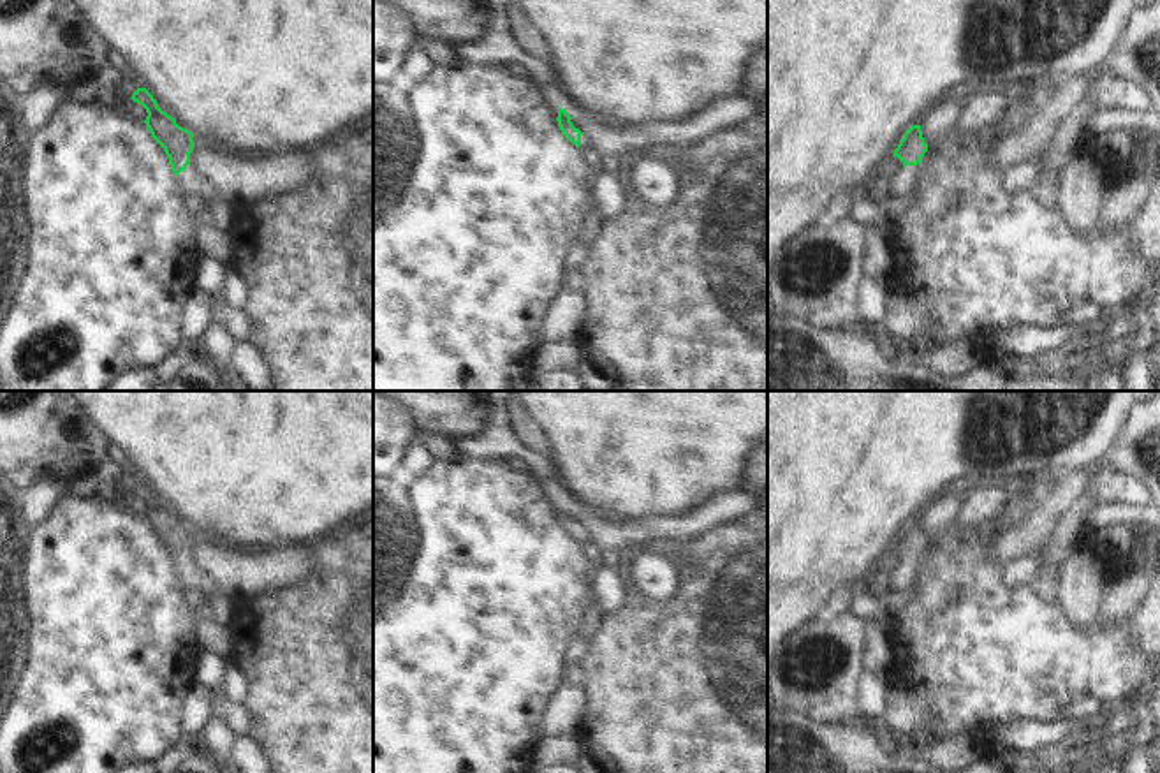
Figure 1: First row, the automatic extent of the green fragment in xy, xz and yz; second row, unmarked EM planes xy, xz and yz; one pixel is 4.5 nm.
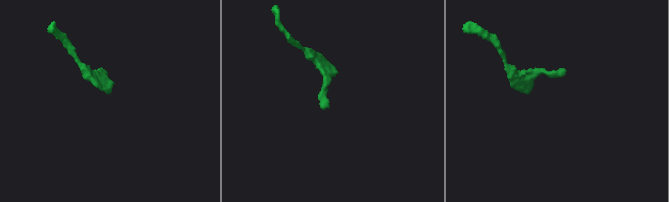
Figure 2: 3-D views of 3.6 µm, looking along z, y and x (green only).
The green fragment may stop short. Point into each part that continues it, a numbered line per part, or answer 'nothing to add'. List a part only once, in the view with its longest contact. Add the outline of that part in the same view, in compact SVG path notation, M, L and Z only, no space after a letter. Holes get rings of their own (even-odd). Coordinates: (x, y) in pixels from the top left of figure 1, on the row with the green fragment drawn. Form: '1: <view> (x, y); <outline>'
1: yz (905, 180); M921 164L901 167L896 174L891 174L891 197L899 199L917 190Z

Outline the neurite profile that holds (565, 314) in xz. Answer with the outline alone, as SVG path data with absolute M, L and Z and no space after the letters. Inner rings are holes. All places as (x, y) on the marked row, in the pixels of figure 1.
M563 285L560 294L549 303L540 320L537 331L537 345L576 338L584 320L584 315L586 315L584 296Z

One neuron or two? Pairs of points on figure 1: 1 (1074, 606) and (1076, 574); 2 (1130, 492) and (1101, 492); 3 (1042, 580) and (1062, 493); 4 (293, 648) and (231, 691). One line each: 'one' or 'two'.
1: one
2: one
3: two
4: two

